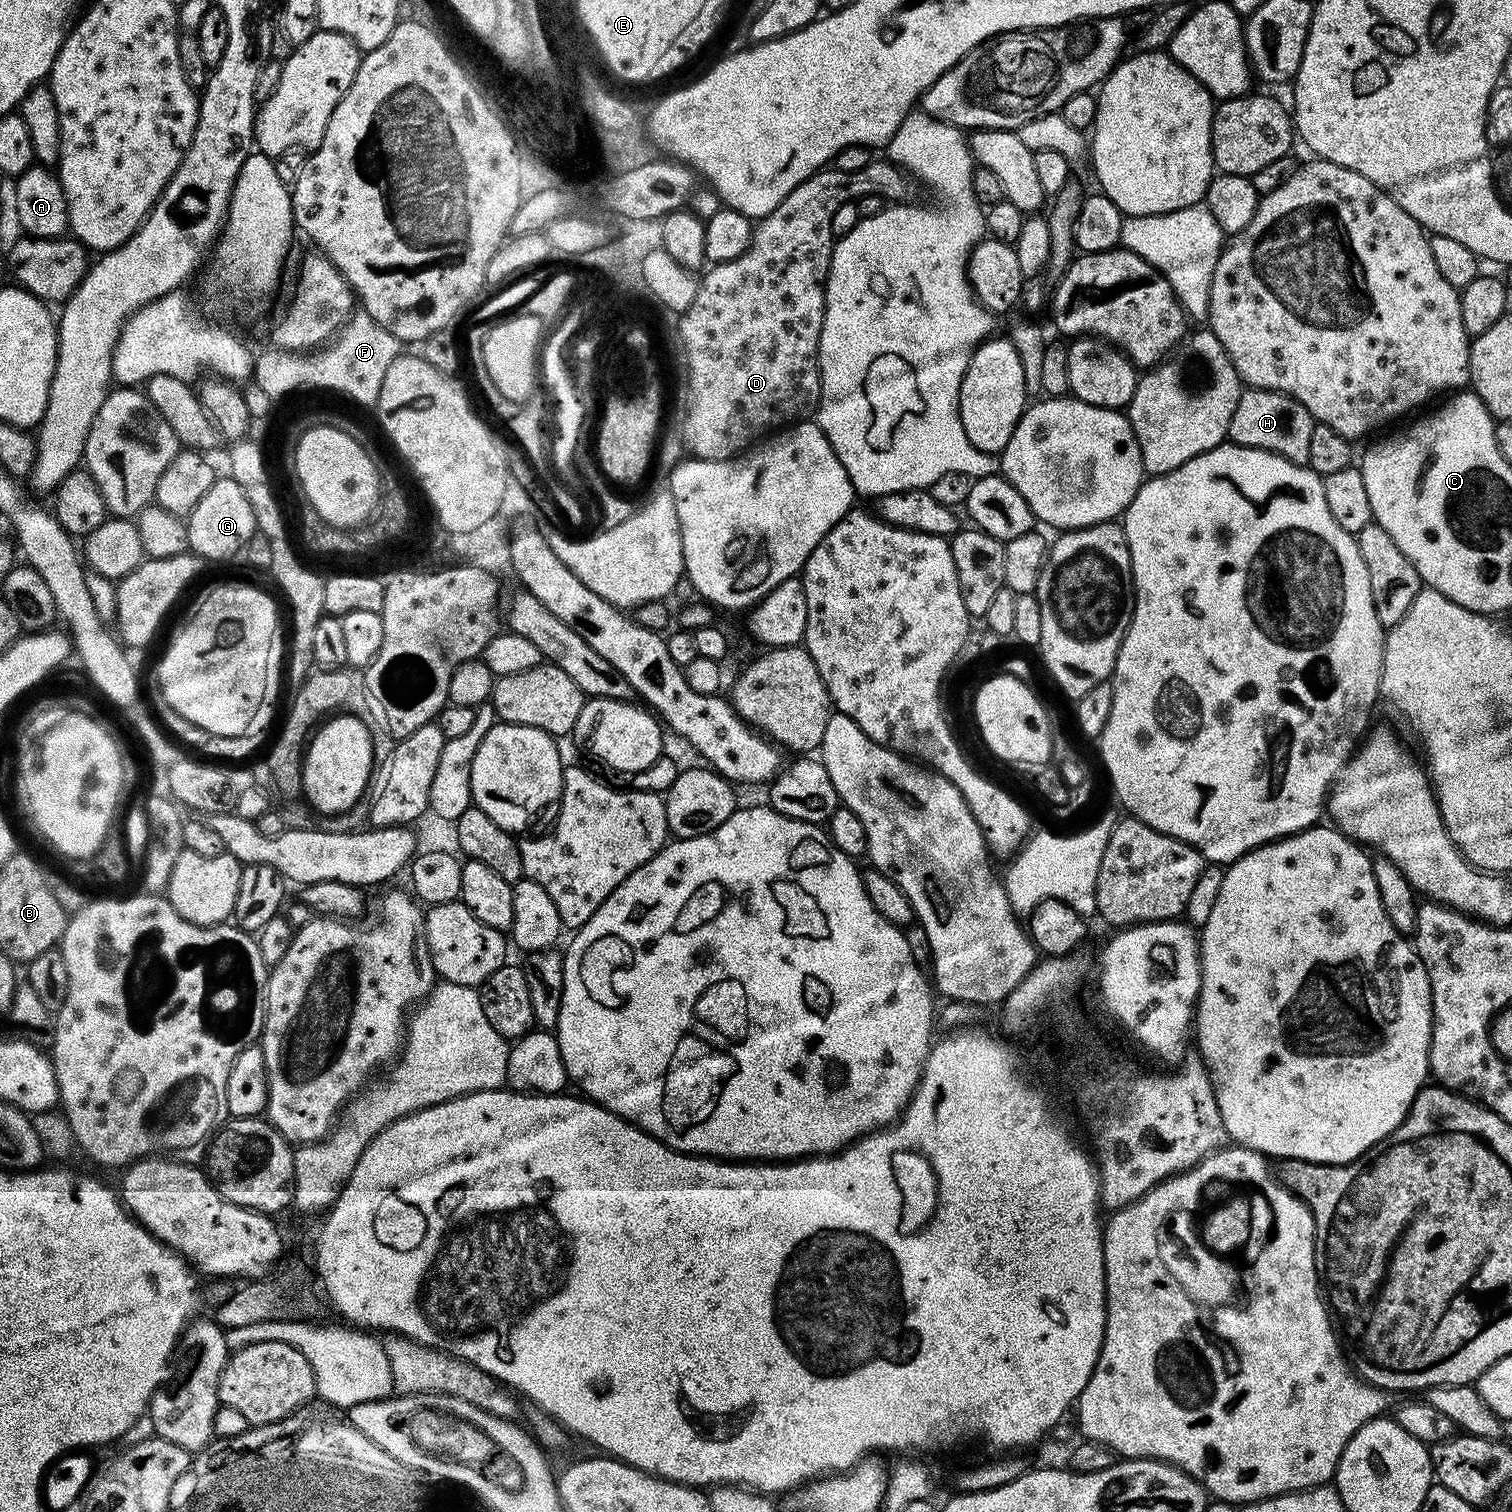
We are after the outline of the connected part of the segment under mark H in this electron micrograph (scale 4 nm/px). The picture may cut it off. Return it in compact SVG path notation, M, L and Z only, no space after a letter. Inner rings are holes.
M1245 387L1238 398L1238 406L1234 406L1234 414L1230 418L1227 439L1244 448L1257 448L1278 454L1295 464L1307 465L1310 458L1310 438L1313 437L1314 428L1318 421L1312 417L1310 410L1302 406L1293 396L1284 392L1271 392L1265 388Z

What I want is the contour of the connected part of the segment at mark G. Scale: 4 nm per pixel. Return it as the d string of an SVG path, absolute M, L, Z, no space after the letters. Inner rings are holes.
M231 478L216 479L210 490L202 494L202 502L188 513L186 523L189 549L205 562L228 560L235 552L243 553L251 536L258 532L246 490Z

